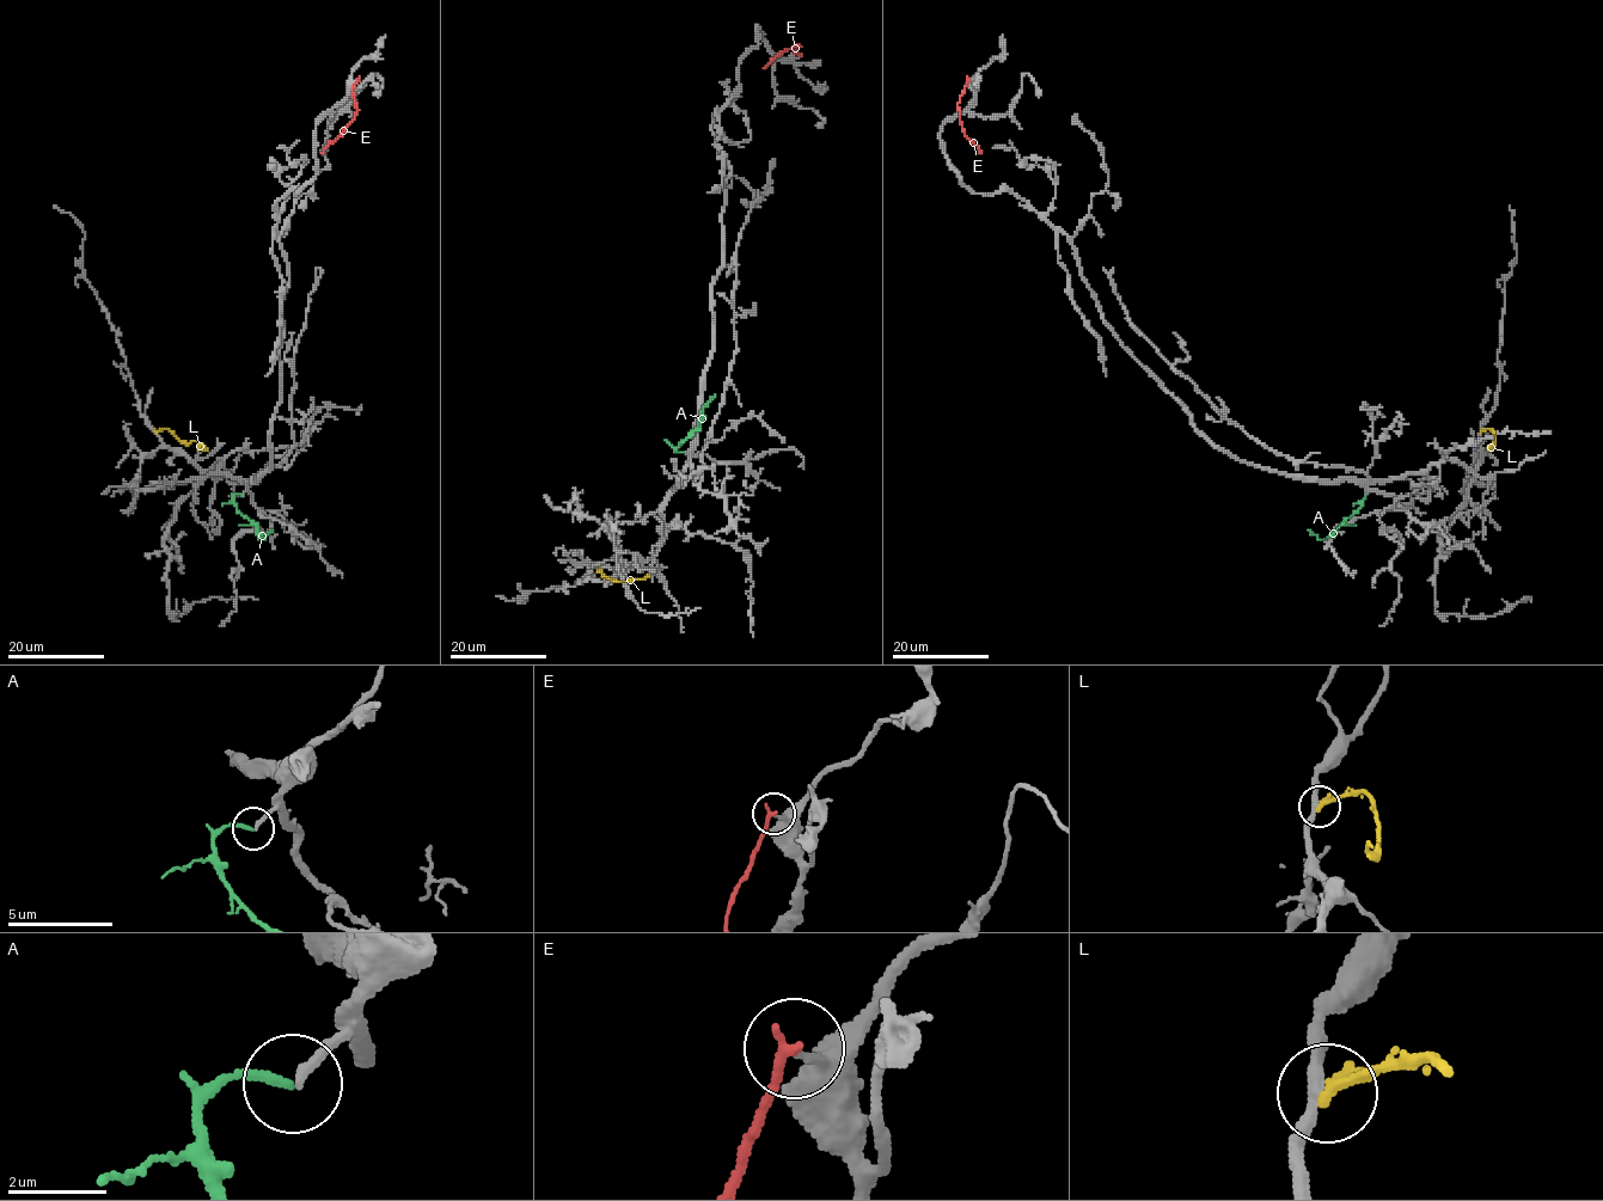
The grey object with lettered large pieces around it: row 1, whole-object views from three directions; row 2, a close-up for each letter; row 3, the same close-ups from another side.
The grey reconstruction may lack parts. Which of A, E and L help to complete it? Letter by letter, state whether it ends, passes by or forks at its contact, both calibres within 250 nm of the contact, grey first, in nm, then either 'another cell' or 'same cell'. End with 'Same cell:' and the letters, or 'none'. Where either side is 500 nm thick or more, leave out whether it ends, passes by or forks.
A: it ends there; 200 nm thick on the grey side, 200 nm on the other; same cell
E: it ends there; 110 nm thick on the grey side, 240 nm on the other; another cell
L: it ends there; 280 nm thick on the grey side, 280 nm on the other; another cell
Same cell: A

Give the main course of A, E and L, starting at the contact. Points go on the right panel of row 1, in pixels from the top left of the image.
A: (1365, 494), (1360, 506), (1326, 539), (1307, 531)
E: (968, 79), (958, 103), (959, 117), (964, 134), (982, 152)
L: (1481, 432), (1493, 430), (1494, 442), (1492, 440), (1488, 449)

